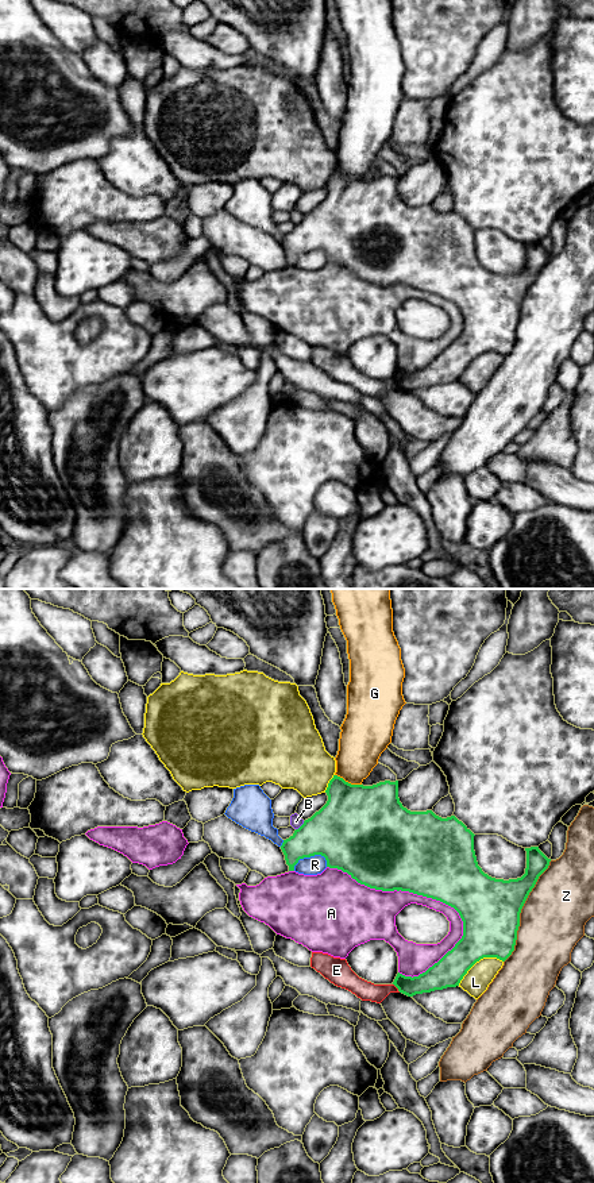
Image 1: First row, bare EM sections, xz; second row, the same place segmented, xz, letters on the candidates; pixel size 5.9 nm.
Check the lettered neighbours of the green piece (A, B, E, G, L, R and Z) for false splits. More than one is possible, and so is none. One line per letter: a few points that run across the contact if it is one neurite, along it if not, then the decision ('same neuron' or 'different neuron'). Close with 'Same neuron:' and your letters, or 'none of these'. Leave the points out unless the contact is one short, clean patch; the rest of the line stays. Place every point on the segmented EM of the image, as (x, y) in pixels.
A: different neuron
B: line xz (304, 821), (296, 829); different neuron
E: line xz (393, 983), (400, 991); different neuron
G: different neuron
L: different neuron
R: different neuron
Z: different neuron
Same neuron: none of these

